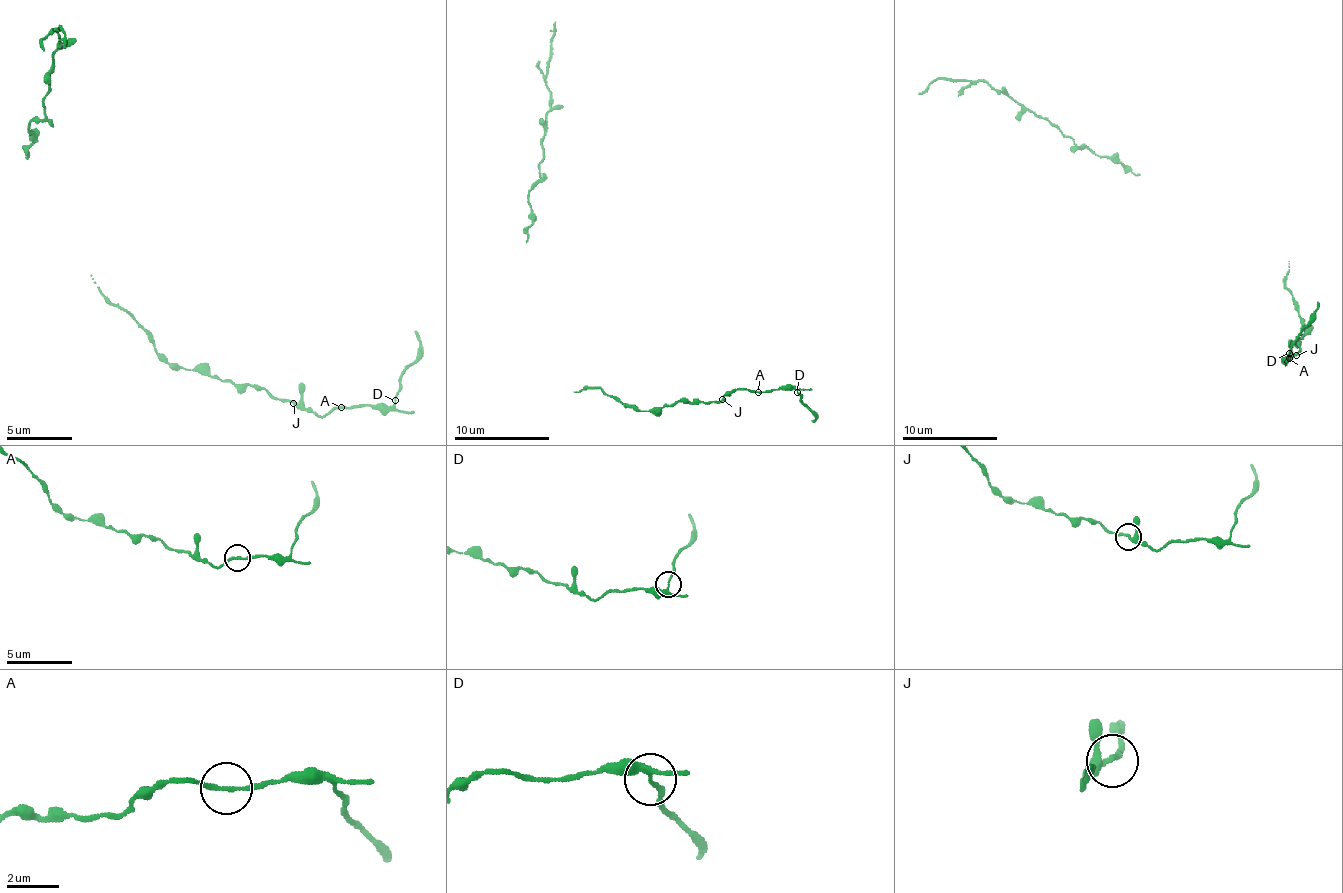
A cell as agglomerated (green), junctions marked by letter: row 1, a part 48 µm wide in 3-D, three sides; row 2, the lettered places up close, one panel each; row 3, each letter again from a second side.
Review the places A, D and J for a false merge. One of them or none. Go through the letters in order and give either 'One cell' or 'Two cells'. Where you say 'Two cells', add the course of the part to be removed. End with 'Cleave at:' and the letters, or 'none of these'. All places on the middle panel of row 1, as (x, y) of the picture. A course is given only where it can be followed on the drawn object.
A: One cell
D: One cell
J: One cell
Cleave at: none of these

